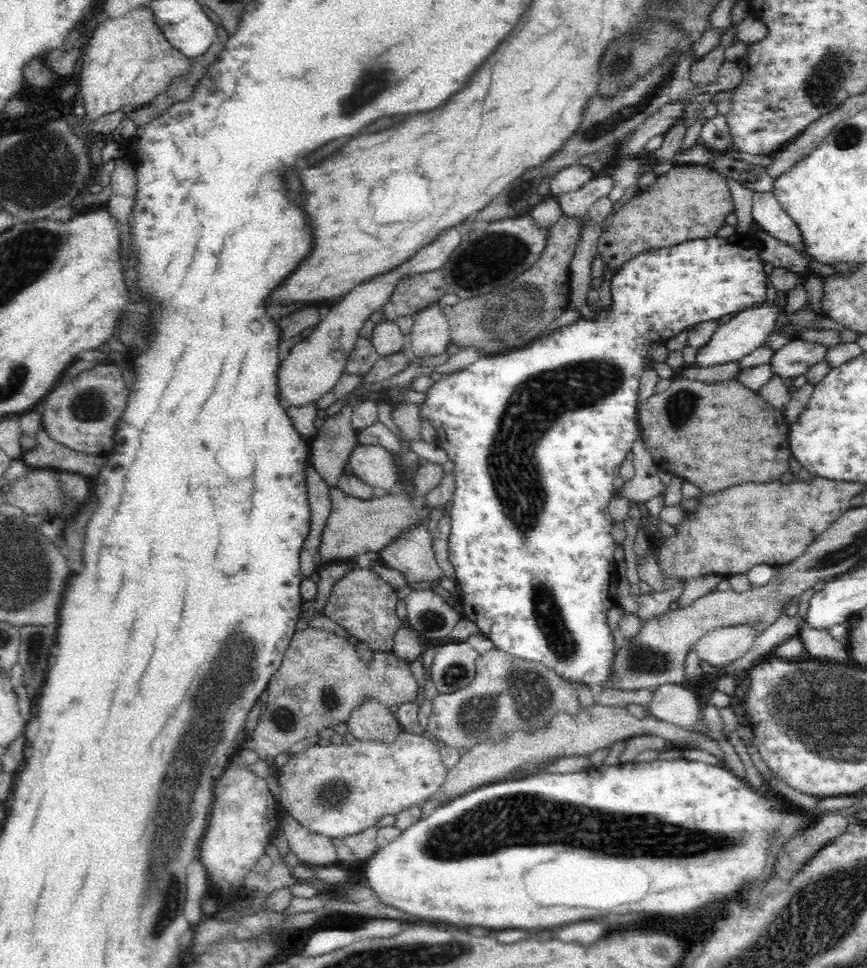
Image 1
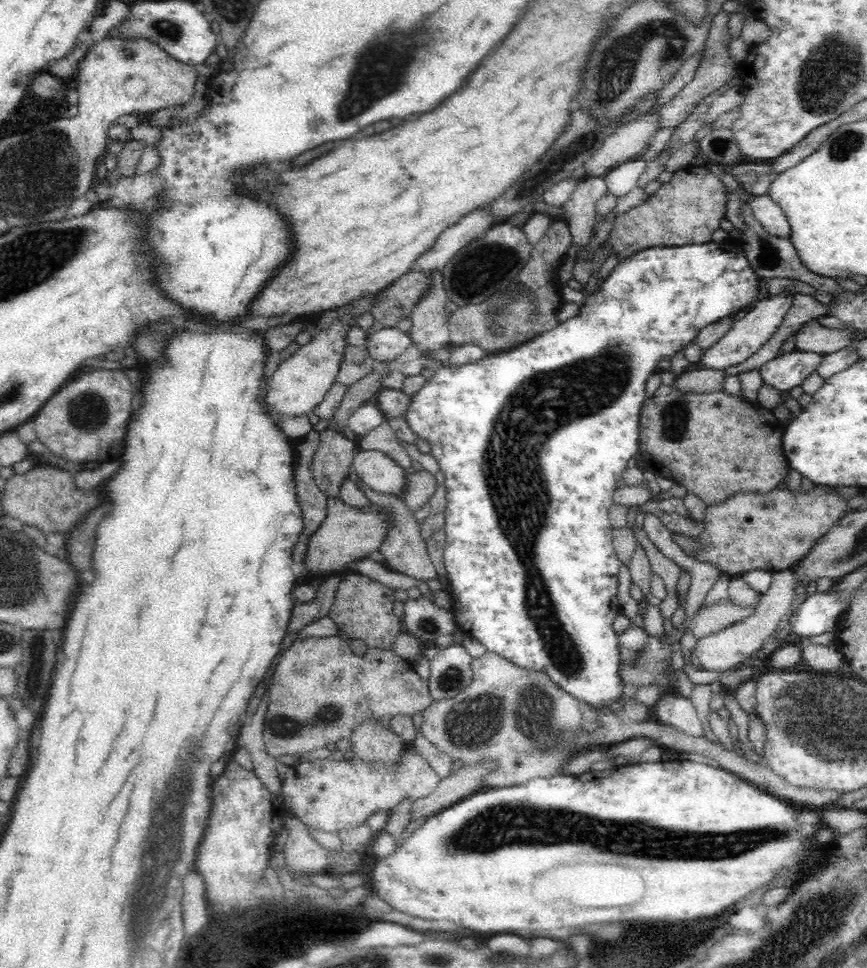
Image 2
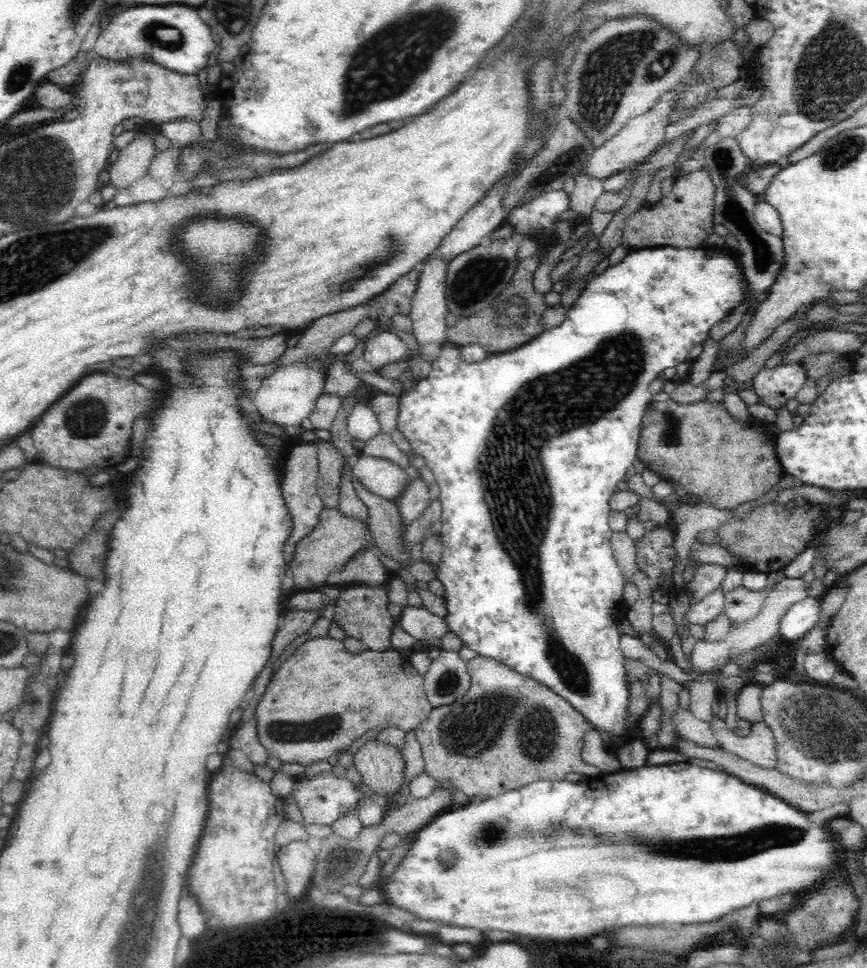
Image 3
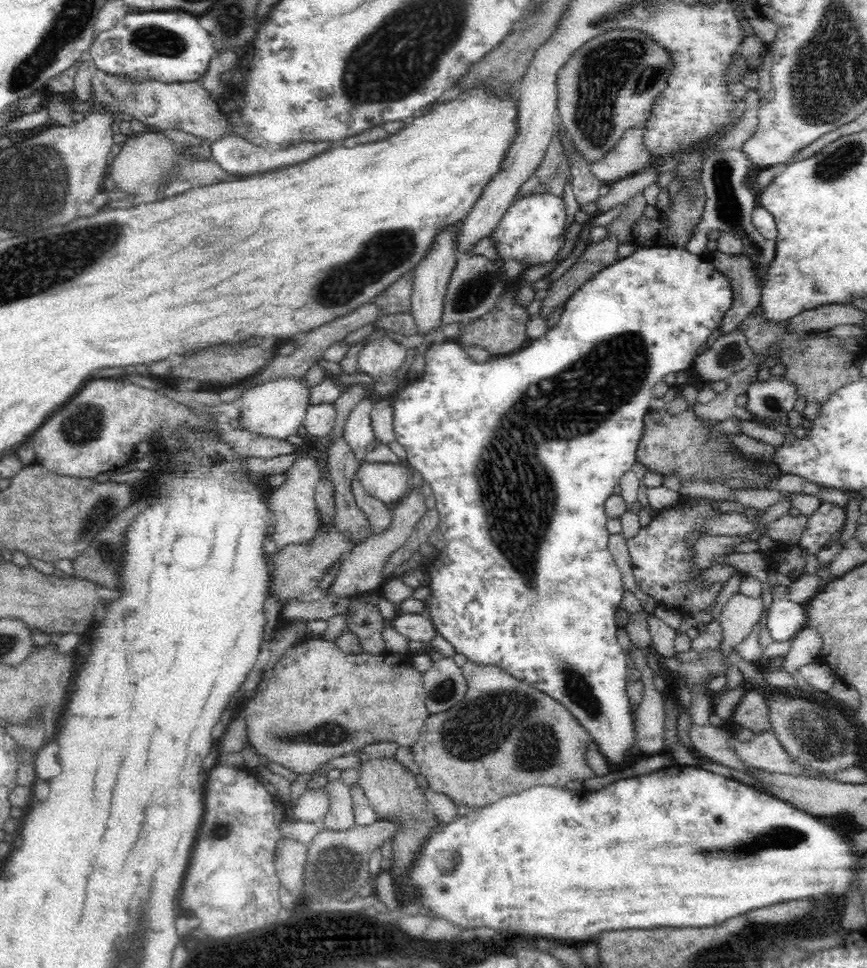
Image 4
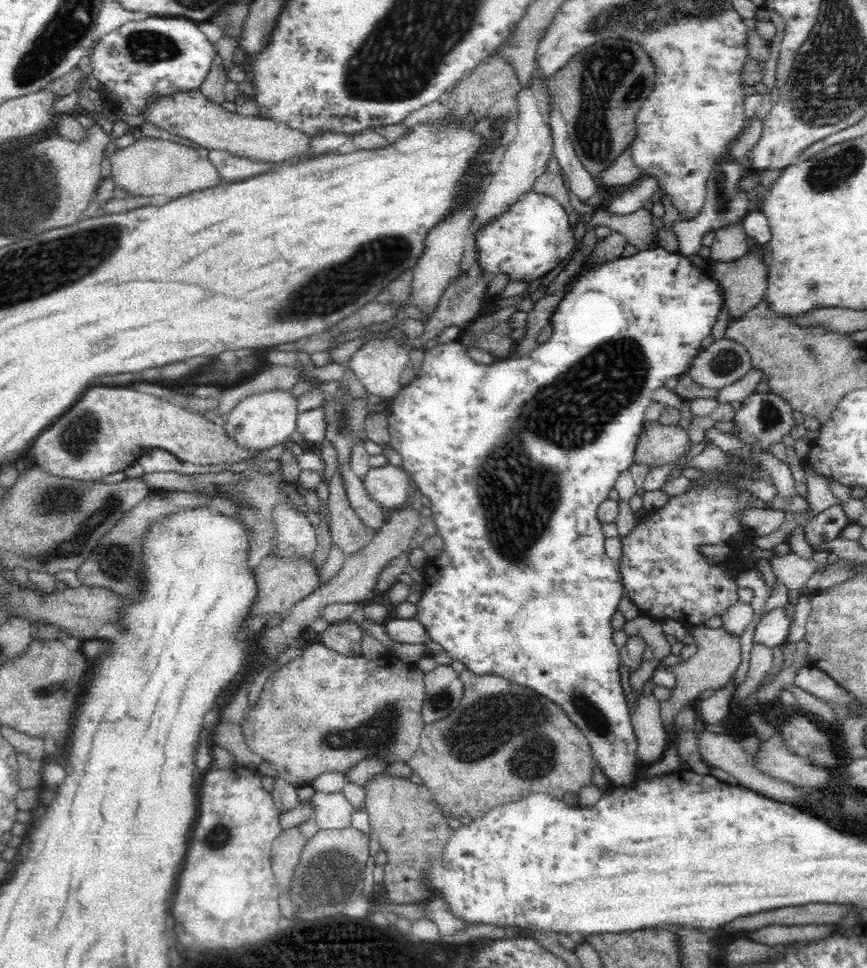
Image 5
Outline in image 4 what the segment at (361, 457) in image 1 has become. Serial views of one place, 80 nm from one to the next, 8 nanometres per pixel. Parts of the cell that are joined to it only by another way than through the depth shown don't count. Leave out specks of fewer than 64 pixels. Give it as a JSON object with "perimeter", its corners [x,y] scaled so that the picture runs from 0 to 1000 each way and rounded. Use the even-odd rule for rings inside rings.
{"perimeter":[[[427,479],[412,488],[420,506],[443,521],[461,519],[473,507],[473,486],[465,479]]]}

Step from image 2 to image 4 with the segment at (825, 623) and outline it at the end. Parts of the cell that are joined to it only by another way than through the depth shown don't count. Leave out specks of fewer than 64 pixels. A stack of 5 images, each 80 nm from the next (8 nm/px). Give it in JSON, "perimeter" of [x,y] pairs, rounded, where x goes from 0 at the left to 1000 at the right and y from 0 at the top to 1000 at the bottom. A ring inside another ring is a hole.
{"perimeter":[[[888,602],[890,624],[885,630],[881,642],[882,652],[886,652],[890,663],[904,663],[930,648],[930,631],[927,625],[911,622],[907,614],[907,605]]]}

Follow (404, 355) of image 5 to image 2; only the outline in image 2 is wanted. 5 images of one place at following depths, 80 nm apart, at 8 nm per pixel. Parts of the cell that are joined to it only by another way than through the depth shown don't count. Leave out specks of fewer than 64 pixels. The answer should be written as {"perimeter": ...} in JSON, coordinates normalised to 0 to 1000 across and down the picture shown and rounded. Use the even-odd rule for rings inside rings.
{"perimeter":[[[457,338],[436,341],[421,353],[424,367],[435,378],[457,372],[474,355],[474,349]]]}

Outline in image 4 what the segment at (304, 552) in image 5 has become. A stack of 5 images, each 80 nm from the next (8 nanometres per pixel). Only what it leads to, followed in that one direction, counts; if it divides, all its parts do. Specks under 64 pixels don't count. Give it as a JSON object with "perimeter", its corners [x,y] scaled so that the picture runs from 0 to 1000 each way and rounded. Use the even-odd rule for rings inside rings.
{"perimeter":[[[361,473],[344,475],[329,489],[332,495],[321,506],[311,510],[309,526],[314,528],[314,558],[318,566],[328,566],[336,562],[353,563],[368,549],[367,529],[362,517],[362,508],[368,499],[369,488]]]}

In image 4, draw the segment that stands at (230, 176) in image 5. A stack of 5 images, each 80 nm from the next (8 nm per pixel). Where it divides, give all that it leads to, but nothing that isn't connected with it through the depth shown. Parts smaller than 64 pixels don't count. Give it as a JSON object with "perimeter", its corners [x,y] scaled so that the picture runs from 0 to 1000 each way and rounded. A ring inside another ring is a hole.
{"perimeter":[[[268,138],[261,139],[257,144],[241,149],[243,157],[242,165],[249,166],[249,168],[261,177],[261,179],[272,181],[277,185],[283,185],[284,183],[290,183],[291,181],[299,179],[306,179],[307,177],[314,177],[322,173],[337,171],[358,165],[359,163],[376,157],[378,154],[384,154],[388,151],[390,151],[390,148],[385,145],[367,147],[348,146],[347,148],[332,152],[331,154],[307,156],[307,154],[295,152],[295,150],[281,146],[279,142]]]}

